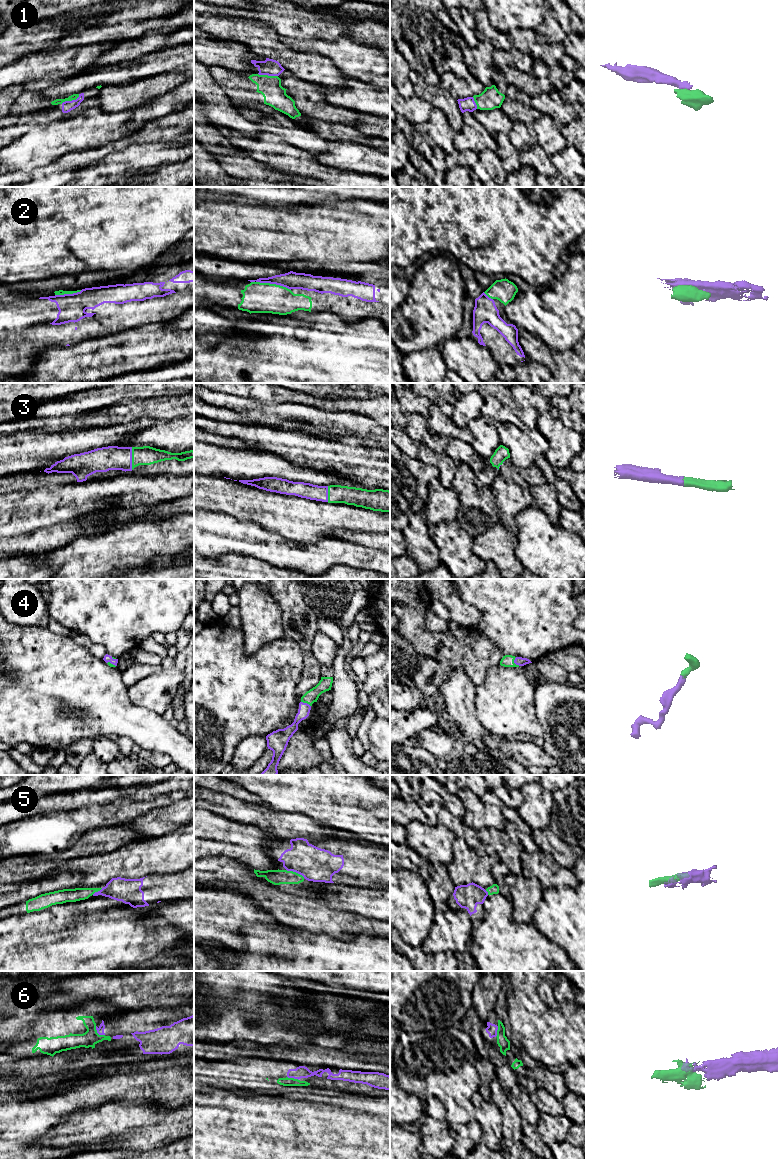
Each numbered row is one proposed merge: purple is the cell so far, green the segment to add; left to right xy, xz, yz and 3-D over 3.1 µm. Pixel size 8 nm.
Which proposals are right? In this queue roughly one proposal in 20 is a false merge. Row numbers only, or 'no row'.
1, 2, 3, 4, 5, 6

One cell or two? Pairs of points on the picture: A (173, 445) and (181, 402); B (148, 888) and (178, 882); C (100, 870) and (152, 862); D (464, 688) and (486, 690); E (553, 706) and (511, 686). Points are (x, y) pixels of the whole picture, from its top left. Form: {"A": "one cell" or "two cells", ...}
{"A": "two cells", "B": "one cell", "C": "one cell", "D": "two cells", "E": "two cells"}

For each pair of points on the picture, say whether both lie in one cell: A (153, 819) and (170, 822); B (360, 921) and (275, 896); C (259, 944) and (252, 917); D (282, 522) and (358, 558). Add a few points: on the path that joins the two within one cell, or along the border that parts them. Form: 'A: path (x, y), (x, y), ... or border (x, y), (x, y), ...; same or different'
A: path (157, 822), (166, 822); same
B: path (339, 921), (326, 921), (314, 915), (296, 912); same
C: border (277, 928), (261, 924), (244, 924), (238, 931); different
D: border (332, 536), (317, 541), (296, 540); different

